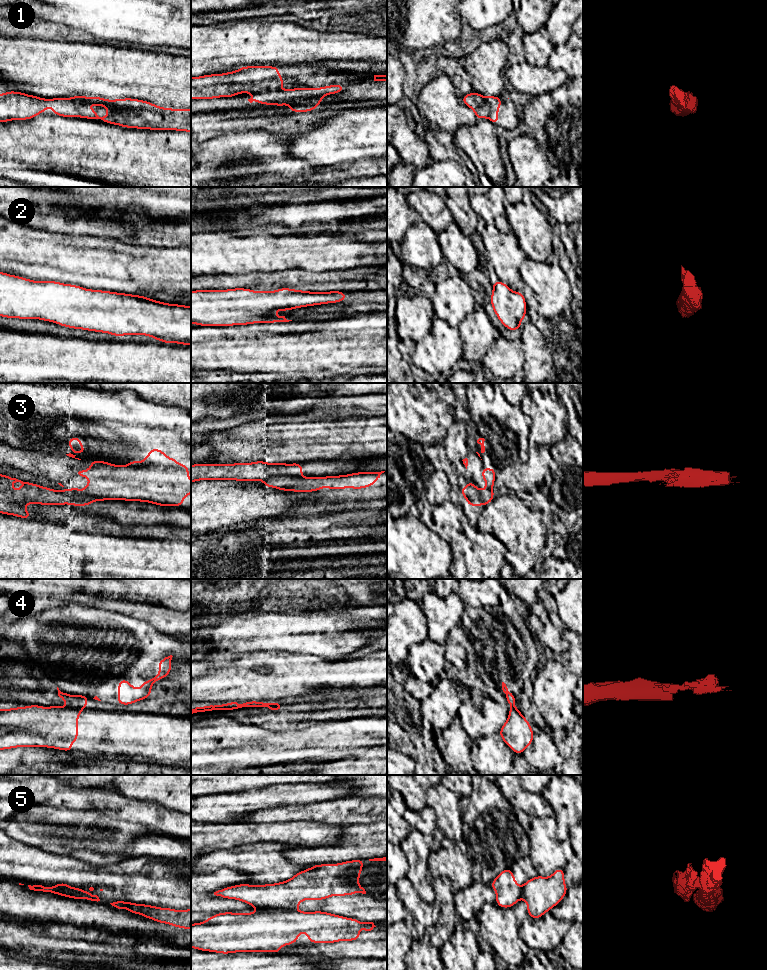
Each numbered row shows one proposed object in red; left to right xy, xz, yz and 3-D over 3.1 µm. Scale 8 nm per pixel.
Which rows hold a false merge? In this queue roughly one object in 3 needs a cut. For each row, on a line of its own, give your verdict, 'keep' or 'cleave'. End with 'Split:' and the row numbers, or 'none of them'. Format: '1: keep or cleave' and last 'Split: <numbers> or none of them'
1: keep
2: keep
3: cleave
4: cleave
5: cleave
Split: 3, 4, 5

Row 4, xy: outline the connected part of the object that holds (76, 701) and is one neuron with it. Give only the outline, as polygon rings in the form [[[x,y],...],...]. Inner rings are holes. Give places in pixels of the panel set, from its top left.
[[[58,690],[58,696],[70,707],[87,709],[88,695],[69,695]]]

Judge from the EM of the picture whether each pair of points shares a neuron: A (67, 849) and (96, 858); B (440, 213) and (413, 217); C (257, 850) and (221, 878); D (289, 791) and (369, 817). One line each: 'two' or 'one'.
A: one
B: two
C: two
D: two

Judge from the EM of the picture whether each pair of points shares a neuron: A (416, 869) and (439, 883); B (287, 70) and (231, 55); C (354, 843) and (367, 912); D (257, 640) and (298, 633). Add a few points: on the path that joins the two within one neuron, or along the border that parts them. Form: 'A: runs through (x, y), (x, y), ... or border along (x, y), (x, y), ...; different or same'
A: border along (435, 878), (433, 882), (433, 901); different
B: border along (302, 63), (278, 66); different
C: border along (376, 857), (344, 860), (334, 864); different
D: runs through (267, 633), (288, 633); same

